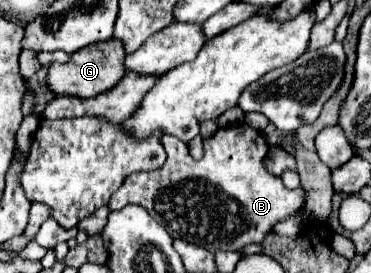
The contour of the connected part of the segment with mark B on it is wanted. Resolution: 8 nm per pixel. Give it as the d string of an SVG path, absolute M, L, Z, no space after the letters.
M248 124L220 128L214 136L204 138L204 156L200 160L194 160L188 154L186 144L182 144L174 136L168 136L168 134L162 136L162 144L168 154L164 166L158 170L152 170L152 172L130 174L124 180L124 184L120 186L120 190L114 192L108 206L110 206L110 210L122 210L128 204L138 204L138 206L146 208L148 214L158 224L162 224L170 232L172 238L186 240L190 244L206 248L212 254L222 252L222 250L238 252L246 244L252 244L252 242L260 244L266 238L266 234L272 232L274 224L298 214L308 200L308 194L302 186L296 190L290 190L284 186L280 176L274 176L266 170L266 166L264 166L264 156L268 154L266 138L262 132L254 130Z

